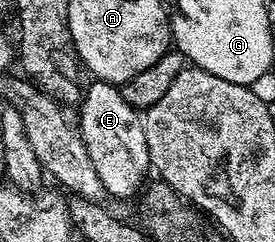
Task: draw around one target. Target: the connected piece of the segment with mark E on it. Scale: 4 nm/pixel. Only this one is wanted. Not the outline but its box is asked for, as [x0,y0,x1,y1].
[77,80,151,199]

